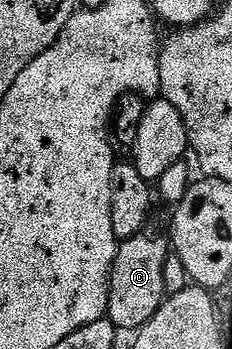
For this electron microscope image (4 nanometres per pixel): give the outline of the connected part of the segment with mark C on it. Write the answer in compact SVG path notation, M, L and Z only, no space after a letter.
M140 235L122 240L117 246L113 260L113 270L109 276L109 312L108 321L118 330L133 329L139 331L159 311L166 301L163 267L171 255L171 245L161 237Z

